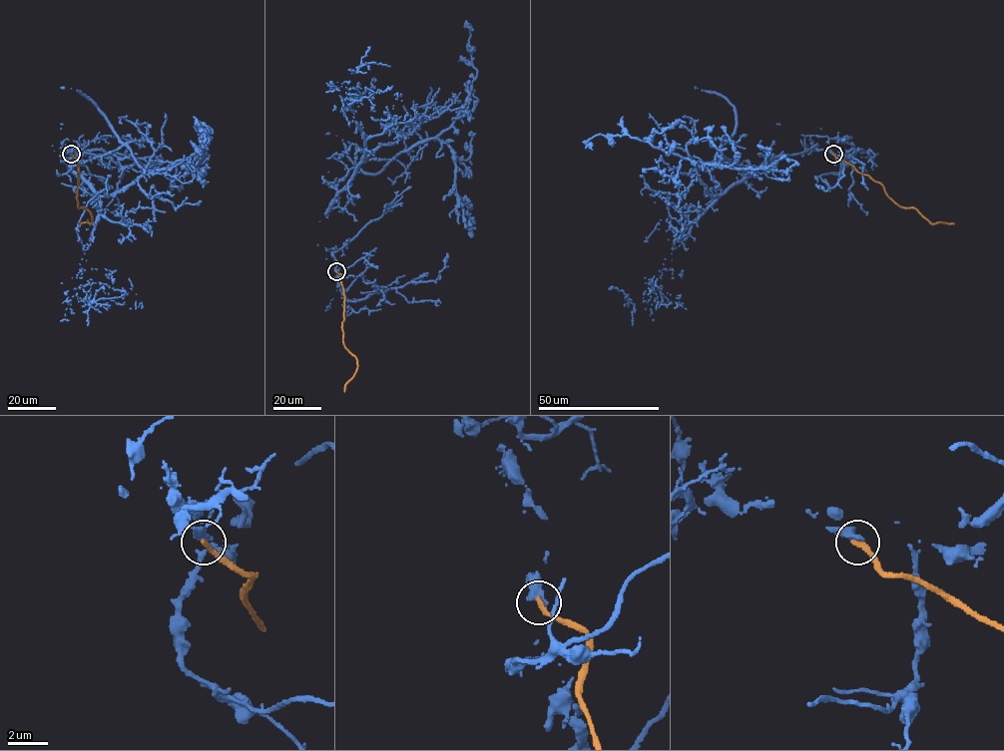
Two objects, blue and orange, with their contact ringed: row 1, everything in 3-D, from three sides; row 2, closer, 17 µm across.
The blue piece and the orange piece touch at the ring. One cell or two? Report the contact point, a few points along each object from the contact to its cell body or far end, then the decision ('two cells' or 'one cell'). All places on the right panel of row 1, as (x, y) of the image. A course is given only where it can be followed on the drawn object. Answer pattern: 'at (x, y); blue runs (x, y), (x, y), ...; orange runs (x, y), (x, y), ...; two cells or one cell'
at (833, 154); blue runs (833, 154), (769, 160), (722, 142), (753, 171), (692, 223), (661, 285), (649, 279), (685, 308), (674, 308); orange runs (833, 154), (882, 186), (899, 205), (914, 207), (932, 223), (953, 223); two cells

